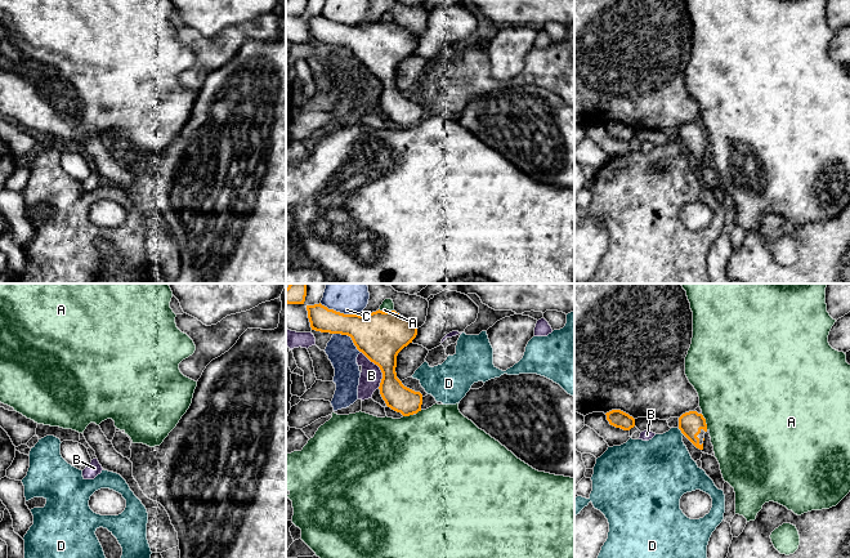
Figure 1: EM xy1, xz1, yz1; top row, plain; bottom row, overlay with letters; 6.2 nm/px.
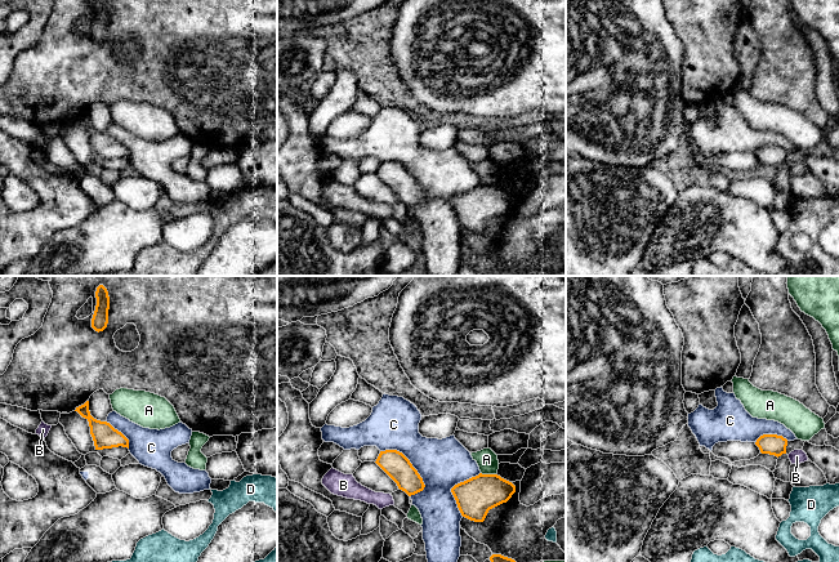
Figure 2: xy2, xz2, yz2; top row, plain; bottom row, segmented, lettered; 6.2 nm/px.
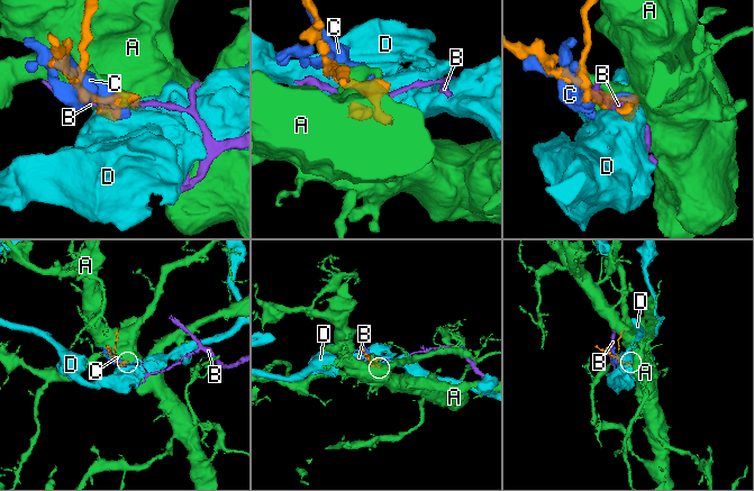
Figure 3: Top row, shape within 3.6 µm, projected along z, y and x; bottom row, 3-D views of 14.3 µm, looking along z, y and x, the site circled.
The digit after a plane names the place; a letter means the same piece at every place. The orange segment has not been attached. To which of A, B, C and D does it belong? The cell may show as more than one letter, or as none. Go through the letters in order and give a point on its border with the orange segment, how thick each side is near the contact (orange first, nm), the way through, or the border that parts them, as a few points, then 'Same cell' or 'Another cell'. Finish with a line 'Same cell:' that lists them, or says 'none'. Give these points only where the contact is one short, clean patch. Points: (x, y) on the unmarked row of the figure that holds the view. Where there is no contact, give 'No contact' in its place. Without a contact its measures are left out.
A: Touches orange at yz1 (705, 133). Thickness 150 nm (orange) against 480 nm. Another cell
B: Touches orange at xz1 (380, 80). Thickness 300 nm (orange) against 140 nm. Another cell
C: Touches orange at xz2 (409, 172). Thickness 160 nm (orange) against 320 nm. Another cell
D: Touches orange at yz1 (681, 143). Thickness 150 nm (orange) against 380 nm. Another cell
Same cell: none

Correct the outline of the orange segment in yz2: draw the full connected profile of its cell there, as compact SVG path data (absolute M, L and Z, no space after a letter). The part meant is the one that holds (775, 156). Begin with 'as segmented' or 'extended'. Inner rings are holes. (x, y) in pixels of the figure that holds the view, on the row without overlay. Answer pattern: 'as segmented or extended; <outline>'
as segmented; M763 146L757 151L755 156L762 165L769 165L778 169L786 165L787 151L777 146Z

